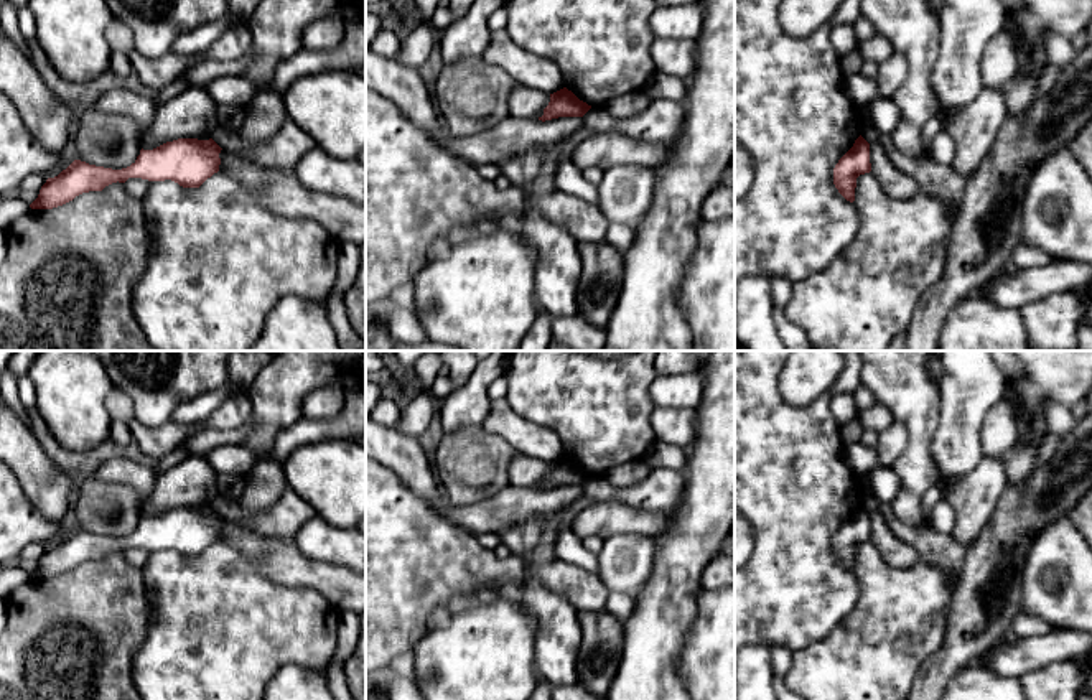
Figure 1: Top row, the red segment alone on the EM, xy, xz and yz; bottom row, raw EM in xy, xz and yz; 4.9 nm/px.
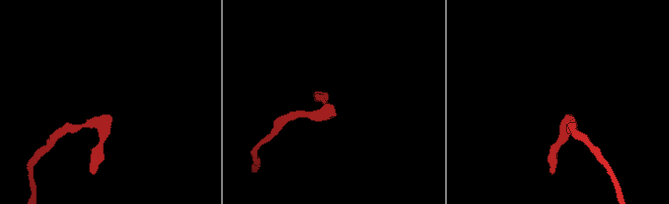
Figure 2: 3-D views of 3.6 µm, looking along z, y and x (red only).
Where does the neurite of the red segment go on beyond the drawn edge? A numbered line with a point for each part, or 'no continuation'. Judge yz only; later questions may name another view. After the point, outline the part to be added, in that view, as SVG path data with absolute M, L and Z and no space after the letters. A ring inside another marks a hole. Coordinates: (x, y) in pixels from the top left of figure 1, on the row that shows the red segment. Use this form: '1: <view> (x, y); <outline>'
no continuation

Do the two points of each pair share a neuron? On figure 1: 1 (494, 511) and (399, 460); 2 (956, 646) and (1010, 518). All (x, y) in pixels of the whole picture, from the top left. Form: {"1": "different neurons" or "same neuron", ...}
{"1": "same neuron", "2": "same neuron"}

